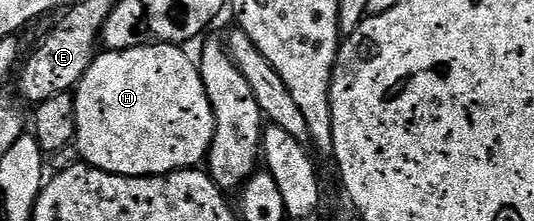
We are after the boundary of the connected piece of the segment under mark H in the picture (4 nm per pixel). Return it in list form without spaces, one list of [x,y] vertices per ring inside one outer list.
[[[152,42],[120,52],[103,50],[96,55],[89,66],[89,70],[81,78],[79,87],[74,89],[73,92],[75,113],[77,114],[74,147],[79,148],[80,154],[83,155],[80,156],[82,163],[90,164],[92,168],[99,168],[103,172],[117,174],[118,176],[167,176],[170,172],[194,169],[206,161],[207,152],[211,148],[213,134],[215,133],[215,115],[211,109],[203,80],[199,77],[196,61],[194,59],[190,60],[183,52],[186,51],[178,44]]]

